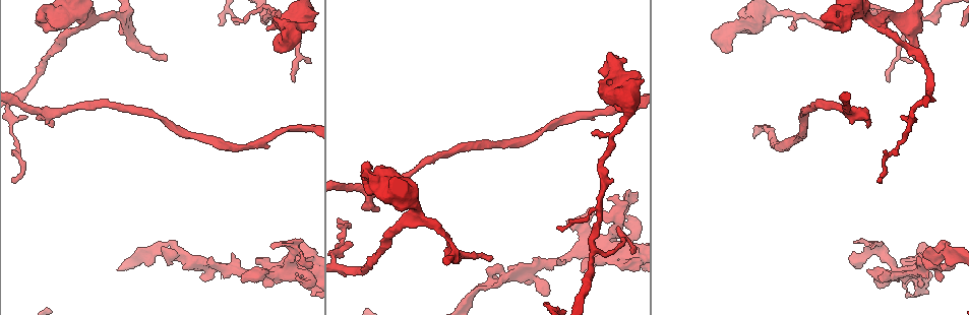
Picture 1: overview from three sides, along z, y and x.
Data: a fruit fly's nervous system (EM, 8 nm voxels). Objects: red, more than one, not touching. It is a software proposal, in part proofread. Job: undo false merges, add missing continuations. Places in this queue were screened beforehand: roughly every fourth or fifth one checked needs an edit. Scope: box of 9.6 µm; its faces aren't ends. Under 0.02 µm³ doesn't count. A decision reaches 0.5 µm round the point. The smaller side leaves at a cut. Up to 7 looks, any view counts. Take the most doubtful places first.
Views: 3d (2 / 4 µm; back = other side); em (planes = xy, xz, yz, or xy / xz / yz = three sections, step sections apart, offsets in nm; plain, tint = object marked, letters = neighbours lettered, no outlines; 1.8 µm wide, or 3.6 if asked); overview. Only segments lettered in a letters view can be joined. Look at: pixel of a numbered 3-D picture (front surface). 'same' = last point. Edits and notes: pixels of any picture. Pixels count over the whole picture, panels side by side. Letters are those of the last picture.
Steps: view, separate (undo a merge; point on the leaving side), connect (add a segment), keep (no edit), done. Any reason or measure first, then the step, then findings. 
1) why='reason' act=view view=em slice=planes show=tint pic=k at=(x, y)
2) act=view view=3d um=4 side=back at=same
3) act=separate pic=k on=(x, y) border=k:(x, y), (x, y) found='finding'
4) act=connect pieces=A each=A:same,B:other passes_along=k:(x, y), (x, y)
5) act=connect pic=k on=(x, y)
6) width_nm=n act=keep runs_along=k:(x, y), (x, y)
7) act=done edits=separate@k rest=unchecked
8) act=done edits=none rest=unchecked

why='an open end' act=view view=em slice=yz step=4 show=plain pic=1 at=(51, 127)

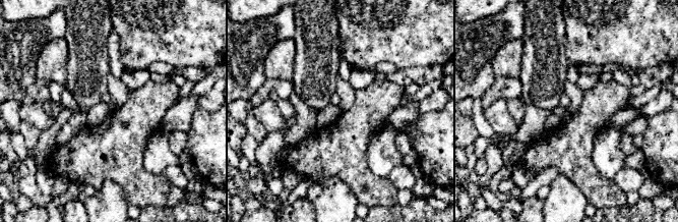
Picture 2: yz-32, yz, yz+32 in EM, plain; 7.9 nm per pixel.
why='see the neighbours' act=view view=em slice=yz step=4 show=letters at=same

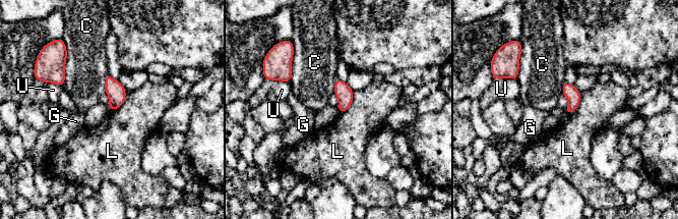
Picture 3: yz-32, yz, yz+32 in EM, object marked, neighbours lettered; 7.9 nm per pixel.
act=keep each=C:other,G:other,L:other,U:other border=3:(580, 93), (578, 106), (567, 115) found='none of them fits'

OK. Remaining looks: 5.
act=view view=em um=3.6 slice=planes show=plain pic=1 at=(731, 47)

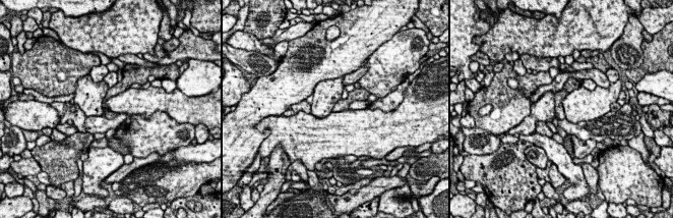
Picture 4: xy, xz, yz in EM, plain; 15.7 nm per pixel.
act=view view=em um=3.6 slice=planes show=tint at=same

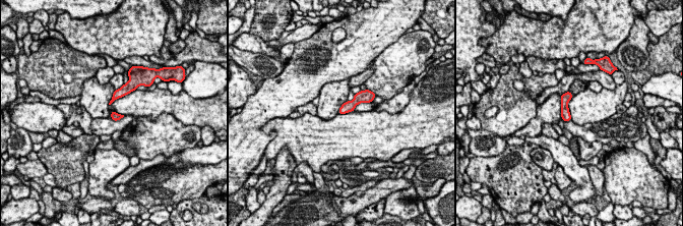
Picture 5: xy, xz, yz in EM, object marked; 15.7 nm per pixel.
why='see the neighbours' act=view view=em um=3.6 slice=planes show=letters at=same

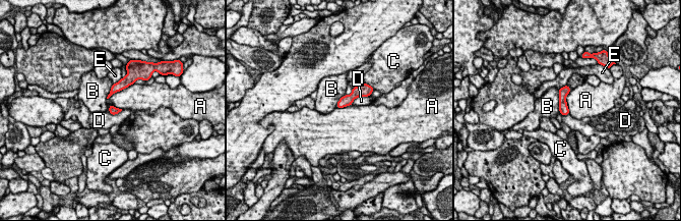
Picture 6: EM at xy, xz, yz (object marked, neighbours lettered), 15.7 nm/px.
act=keep each=A:other,B:other,C:other,D:other,E:other border=6:(133, 83), (113, 93), (107, 99) found='no lettered segment goes on from it'

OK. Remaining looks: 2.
why='free end' act=view view=em slice=planes show=letters pic=1 at=(165, 60)

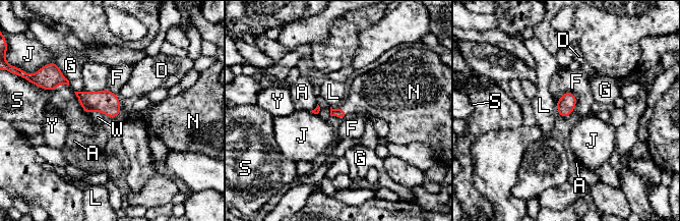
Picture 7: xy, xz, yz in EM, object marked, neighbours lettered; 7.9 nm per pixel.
act=connect pieces=N each=A:other,D:other,F:other,G:other,J:other,L:other,N:same,S:other,W:other,Y:other passes_along=7:(106, 102), (119, 110), (149, 116) found='it goes on there'

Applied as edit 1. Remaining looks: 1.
act=done edits=connect@7 rest=unchecked

